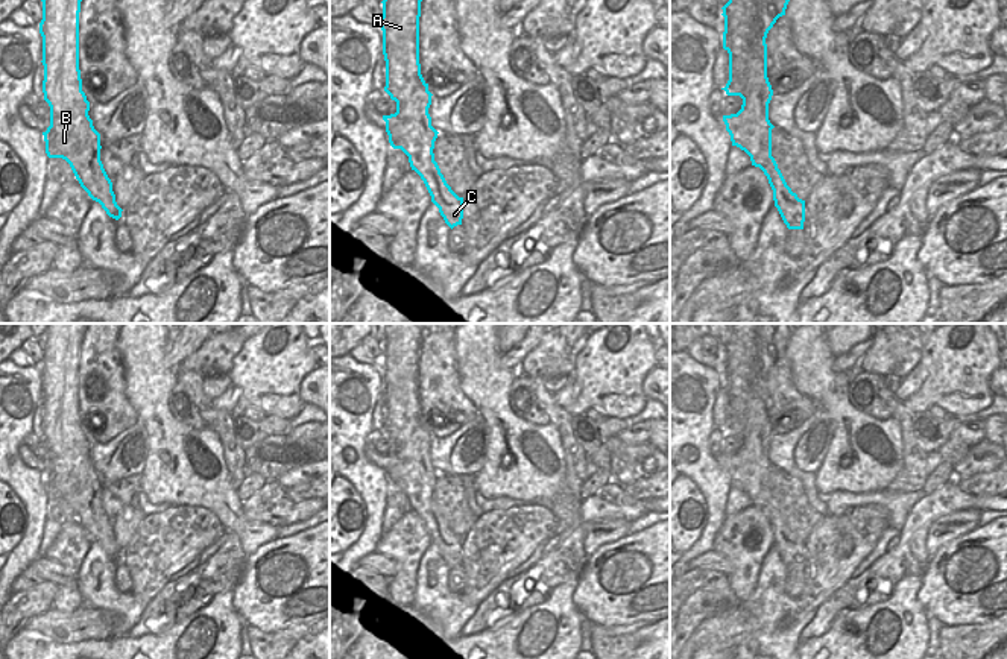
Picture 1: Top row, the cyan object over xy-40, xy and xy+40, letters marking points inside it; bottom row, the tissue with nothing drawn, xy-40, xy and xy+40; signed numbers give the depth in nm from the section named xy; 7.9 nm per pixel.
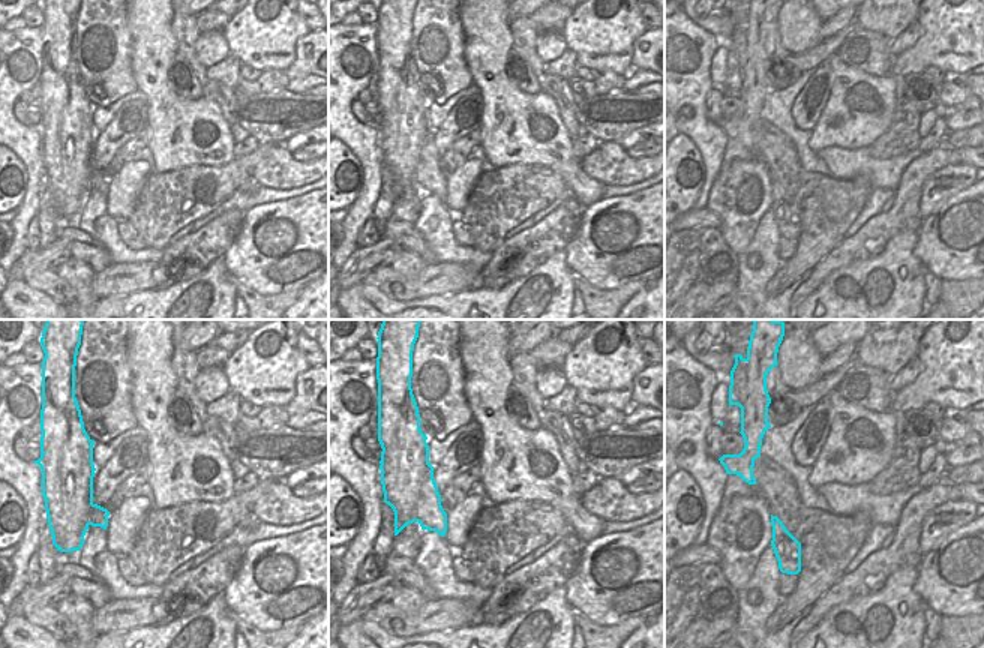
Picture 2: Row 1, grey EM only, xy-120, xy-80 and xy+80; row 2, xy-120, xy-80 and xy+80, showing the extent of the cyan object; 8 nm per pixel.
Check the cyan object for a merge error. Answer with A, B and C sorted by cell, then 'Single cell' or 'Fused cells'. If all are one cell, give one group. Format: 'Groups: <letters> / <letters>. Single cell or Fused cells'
Groups: A B / C. Fused cells.

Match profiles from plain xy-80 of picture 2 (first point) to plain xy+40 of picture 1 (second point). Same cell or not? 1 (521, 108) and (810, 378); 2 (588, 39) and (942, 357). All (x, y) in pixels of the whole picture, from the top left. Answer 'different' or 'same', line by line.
1: same
2: same

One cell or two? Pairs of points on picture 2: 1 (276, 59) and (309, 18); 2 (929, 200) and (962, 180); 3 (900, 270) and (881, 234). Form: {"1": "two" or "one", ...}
{"1": "two", "2": "one", "3": "two"}

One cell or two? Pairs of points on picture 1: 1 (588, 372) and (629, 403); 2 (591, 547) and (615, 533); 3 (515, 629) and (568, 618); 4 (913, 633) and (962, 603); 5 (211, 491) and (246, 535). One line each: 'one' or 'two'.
1: one
2: one
3: one
4: two
5: one

